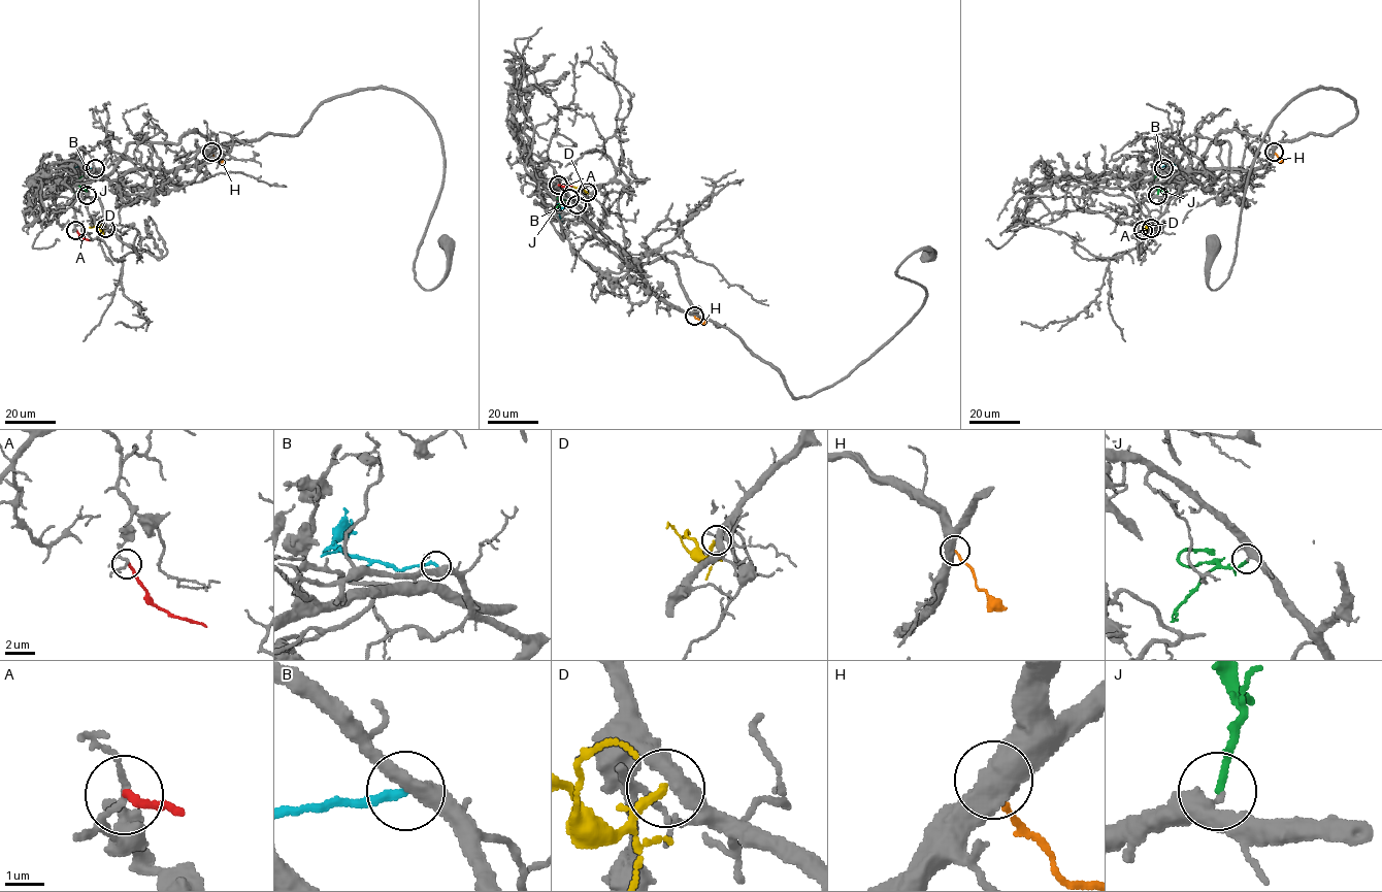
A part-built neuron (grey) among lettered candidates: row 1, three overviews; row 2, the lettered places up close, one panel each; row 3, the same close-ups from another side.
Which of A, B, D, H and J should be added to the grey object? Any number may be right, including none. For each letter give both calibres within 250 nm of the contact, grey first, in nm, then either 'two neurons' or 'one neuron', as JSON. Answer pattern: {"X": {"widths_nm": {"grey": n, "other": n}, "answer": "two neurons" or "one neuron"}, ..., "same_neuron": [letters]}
{"A": {"widths_nm": {"grey": 140, "other": 180}, "answer": "two neurons"}, "B": {"widths_nm": {"grey": 440, "other": 220}, "answer": "one neuron"}, "D": {"widths_nm": {"grey": 400, "other": 160}, "answer": "two neurons"}, "H": {"widths_nm": {"grey": 600, "other": 150}, "answer": "two neurons"}, "J": {"widths_nm": {"grey": 360, "other": 170}, "answer": "two neurons"}, "same_neuron": ["B"]}

